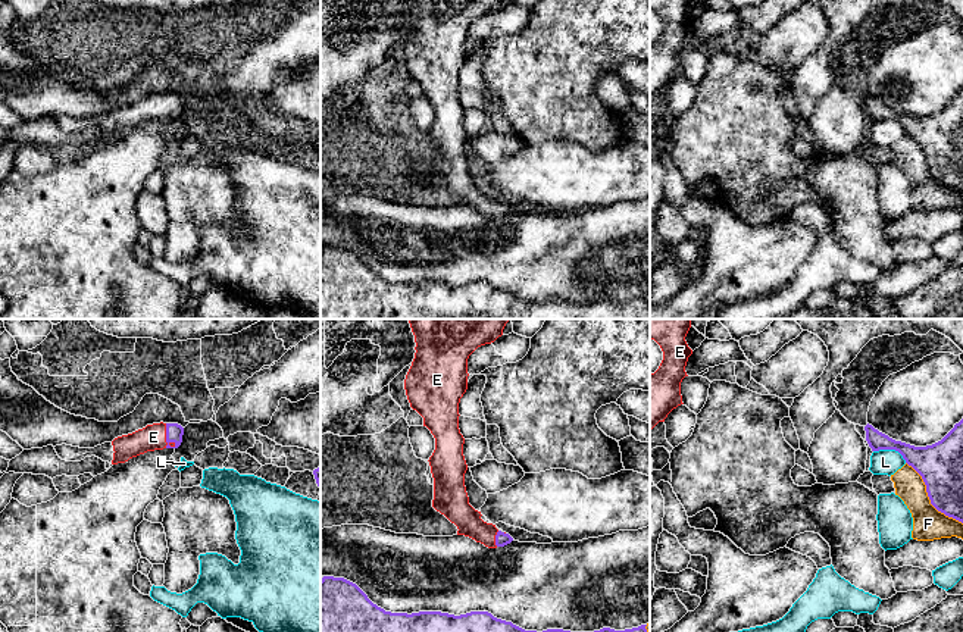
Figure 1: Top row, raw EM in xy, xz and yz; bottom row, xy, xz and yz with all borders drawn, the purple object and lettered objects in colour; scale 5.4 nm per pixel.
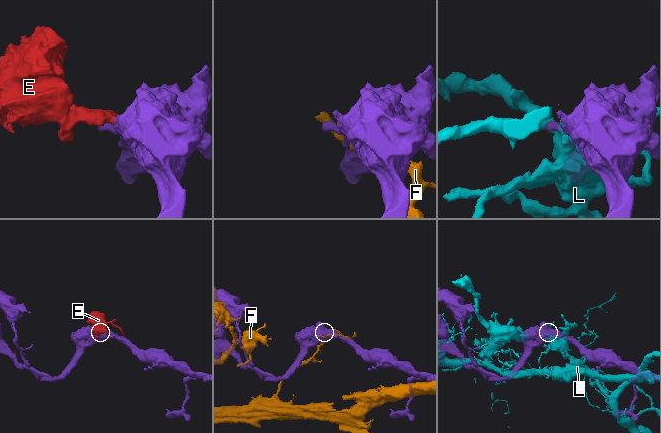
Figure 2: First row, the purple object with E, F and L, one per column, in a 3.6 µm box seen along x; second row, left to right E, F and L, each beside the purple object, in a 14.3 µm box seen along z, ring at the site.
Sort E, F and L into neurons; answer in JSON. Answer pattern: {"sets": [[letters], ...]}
{"sets": [["E"], ["F"], ["L"]]}

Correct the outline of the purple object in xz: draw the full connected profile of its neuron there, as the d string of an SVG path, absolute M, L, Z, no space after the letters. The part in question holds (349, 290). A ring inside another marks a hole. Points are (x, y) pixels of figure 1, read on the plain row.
M344 248L321 250L321 319L650 319L647 295L594 303L547 300L525 301L488 282L454 287L441 282L391 284L373 275L353 253Z

